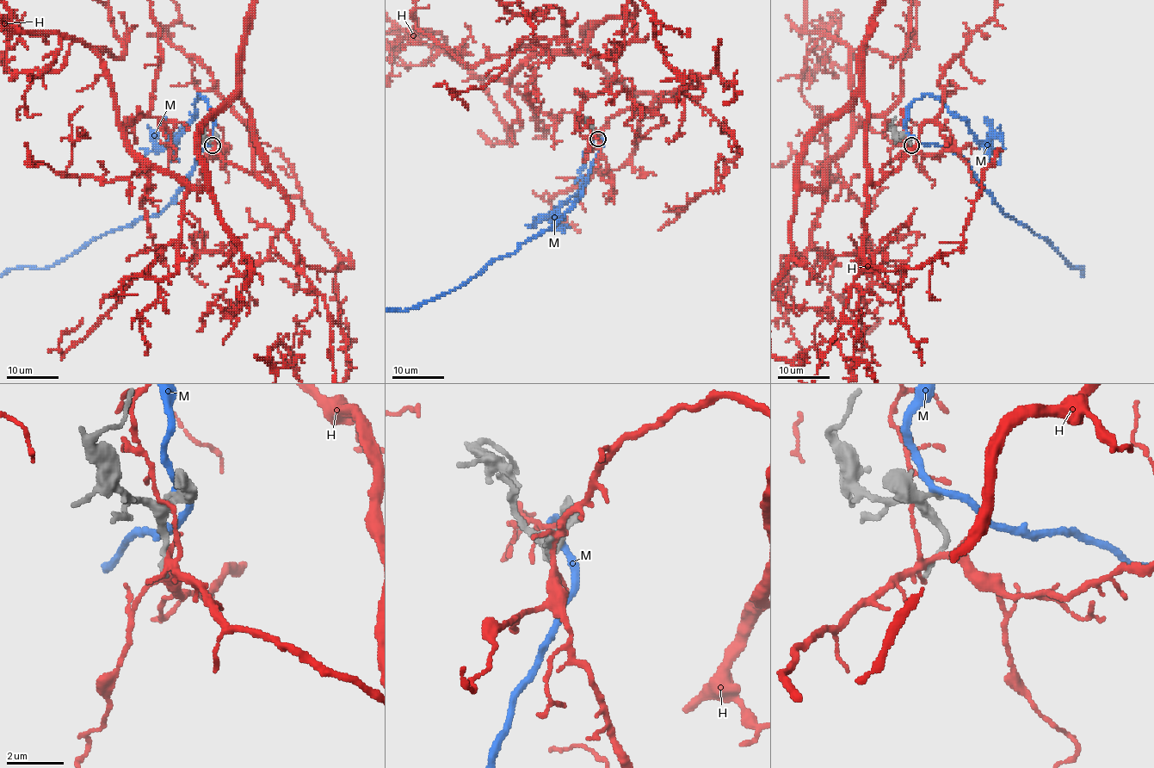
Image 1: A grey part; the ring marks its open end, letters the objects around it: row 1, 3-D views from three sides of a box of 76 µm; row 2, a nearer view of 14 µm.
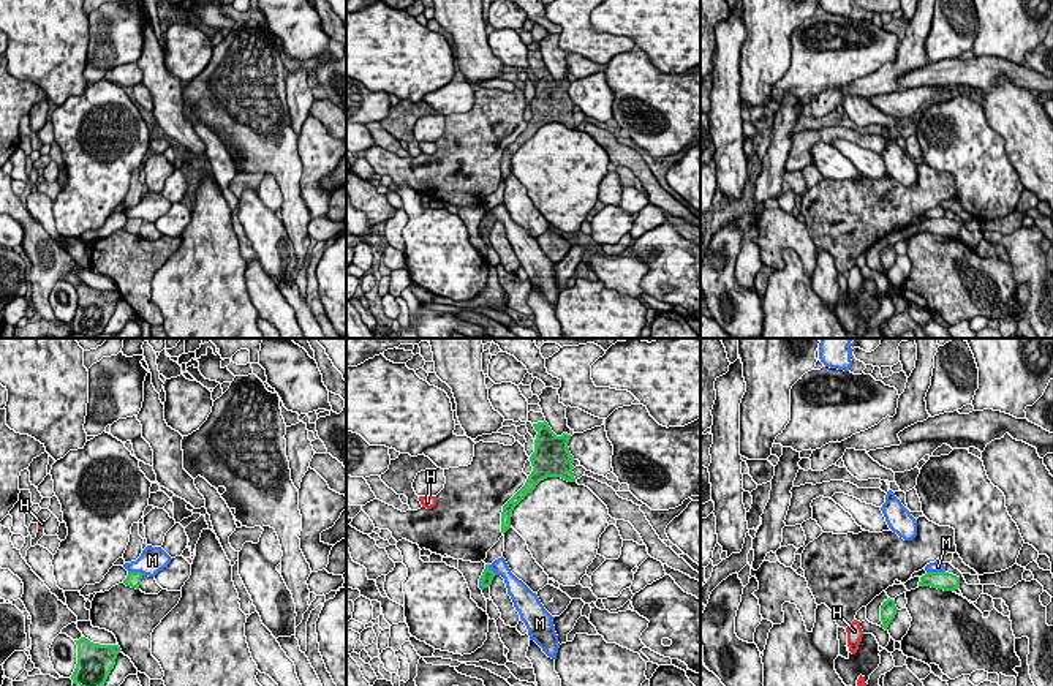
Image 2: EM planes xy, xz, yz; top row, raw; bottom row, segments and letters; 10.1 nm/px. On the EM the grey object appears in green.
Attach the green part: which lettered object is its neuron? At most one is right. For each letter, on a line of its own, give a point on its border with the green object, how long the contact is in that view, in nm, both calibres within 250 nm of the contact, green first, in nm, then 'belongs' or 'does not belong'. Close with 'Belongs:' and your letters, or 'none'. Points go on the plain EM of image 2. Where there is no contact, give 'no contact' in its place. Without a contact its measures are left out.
H: no contact; does not belong
M: meets green in yz at (935, 218); contact 190 nm long; 190 nm thick on the green side, 130 nm on the other; does not belong
Belongs: none

